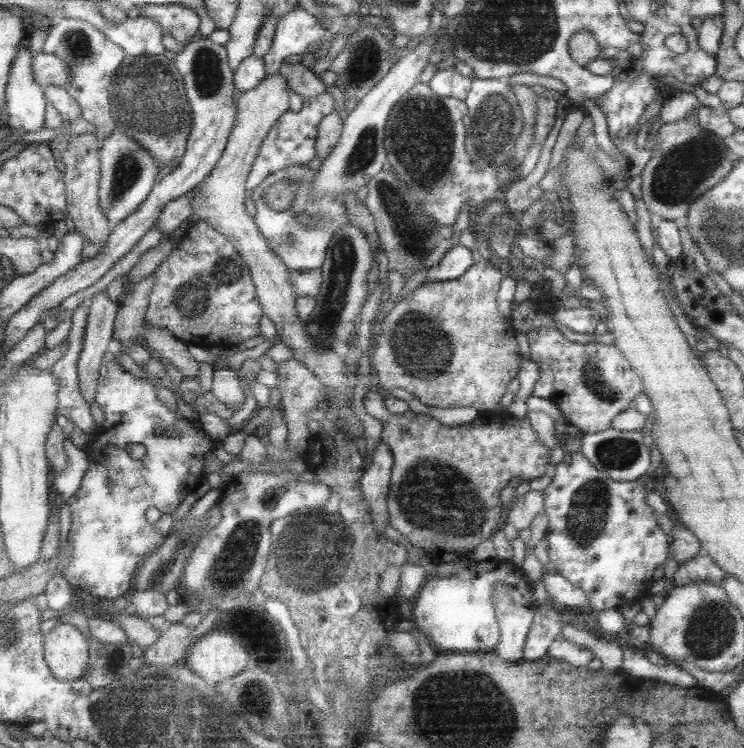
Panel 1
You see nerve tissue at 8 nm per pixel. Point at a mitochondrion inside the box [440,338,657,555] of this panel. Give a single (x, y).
(589, 511)

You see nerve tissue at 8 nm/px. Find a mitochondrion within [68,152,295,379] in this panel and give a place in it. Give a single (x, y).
(191, 297)

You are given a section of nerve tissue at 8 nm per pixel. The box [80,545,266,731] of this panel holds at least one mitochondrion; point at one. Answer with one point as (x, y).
(116, 666)

